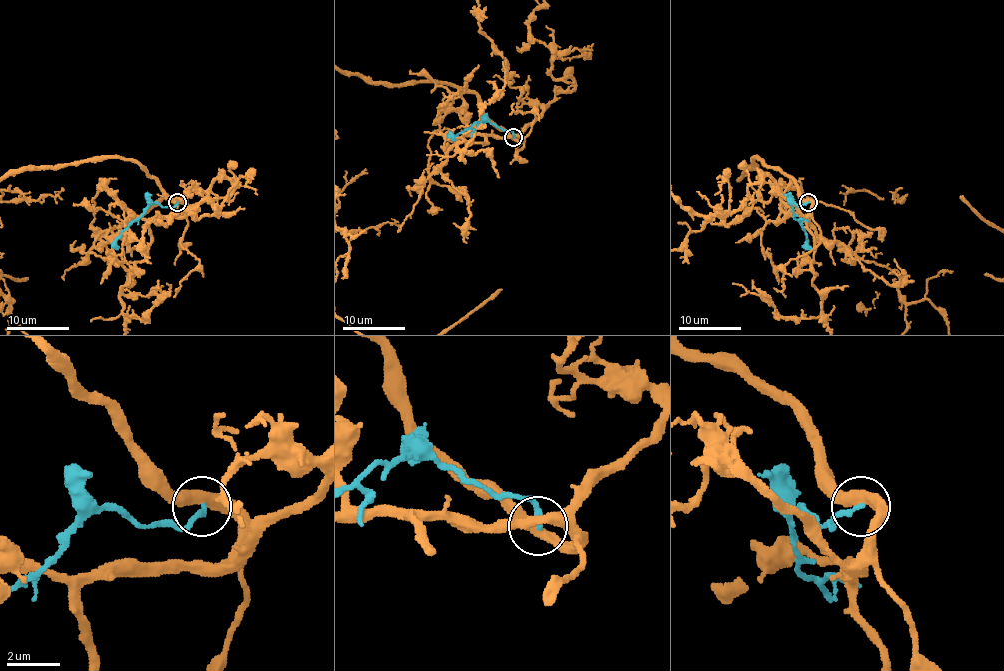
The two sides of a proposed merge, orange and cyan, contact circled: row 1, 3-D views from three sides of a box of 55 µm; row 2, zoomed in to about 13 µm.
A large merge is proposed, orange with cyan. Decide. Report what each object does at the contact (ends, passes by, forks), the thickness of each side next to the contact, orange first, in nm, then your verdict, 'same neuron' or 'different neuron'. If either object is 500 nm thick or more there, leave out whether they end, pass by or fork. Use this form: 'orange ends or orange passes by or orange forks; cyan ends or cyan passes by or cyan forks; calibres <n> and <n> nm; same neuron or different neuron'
orange passes by; cyan ends; calibres 420 and 200 nm; different neuron

